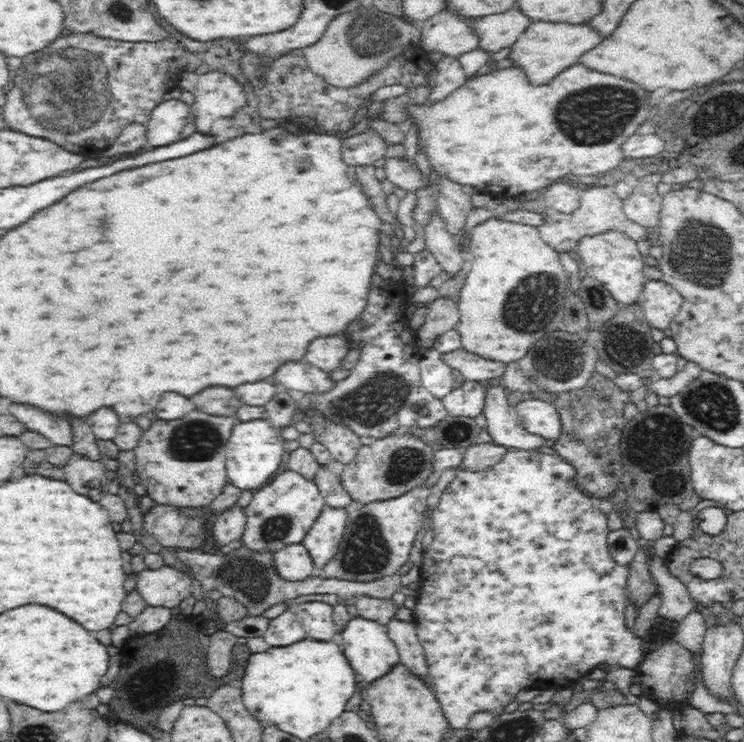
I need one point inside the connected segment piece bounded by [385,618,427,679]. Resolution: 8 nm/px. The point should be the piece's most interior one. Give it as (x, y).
(403, 634)

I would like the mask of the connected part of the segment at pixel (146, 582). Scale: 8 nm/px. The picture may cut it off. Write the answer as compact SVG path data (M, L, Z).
M164 564L155 570L146 568L137 576L135 588L147 605L171 609L179 606L184 598L192 596L192 584L195 583L190 574Z

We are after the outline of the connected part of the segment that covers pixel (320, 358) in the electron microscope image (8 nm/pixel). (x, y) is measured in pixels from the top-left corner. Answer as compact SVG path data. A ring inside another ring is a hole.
M338 334L338 336L312 340L304 358L322 371L330 372L336 370L349 350L345 336L341 334Z

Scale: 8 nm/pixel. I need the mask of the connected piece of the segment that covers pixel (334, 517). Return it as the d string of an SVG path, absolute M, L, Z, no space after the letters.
M325 506L303 538L317 571L337 553L345 532L347 514L346 508Z

